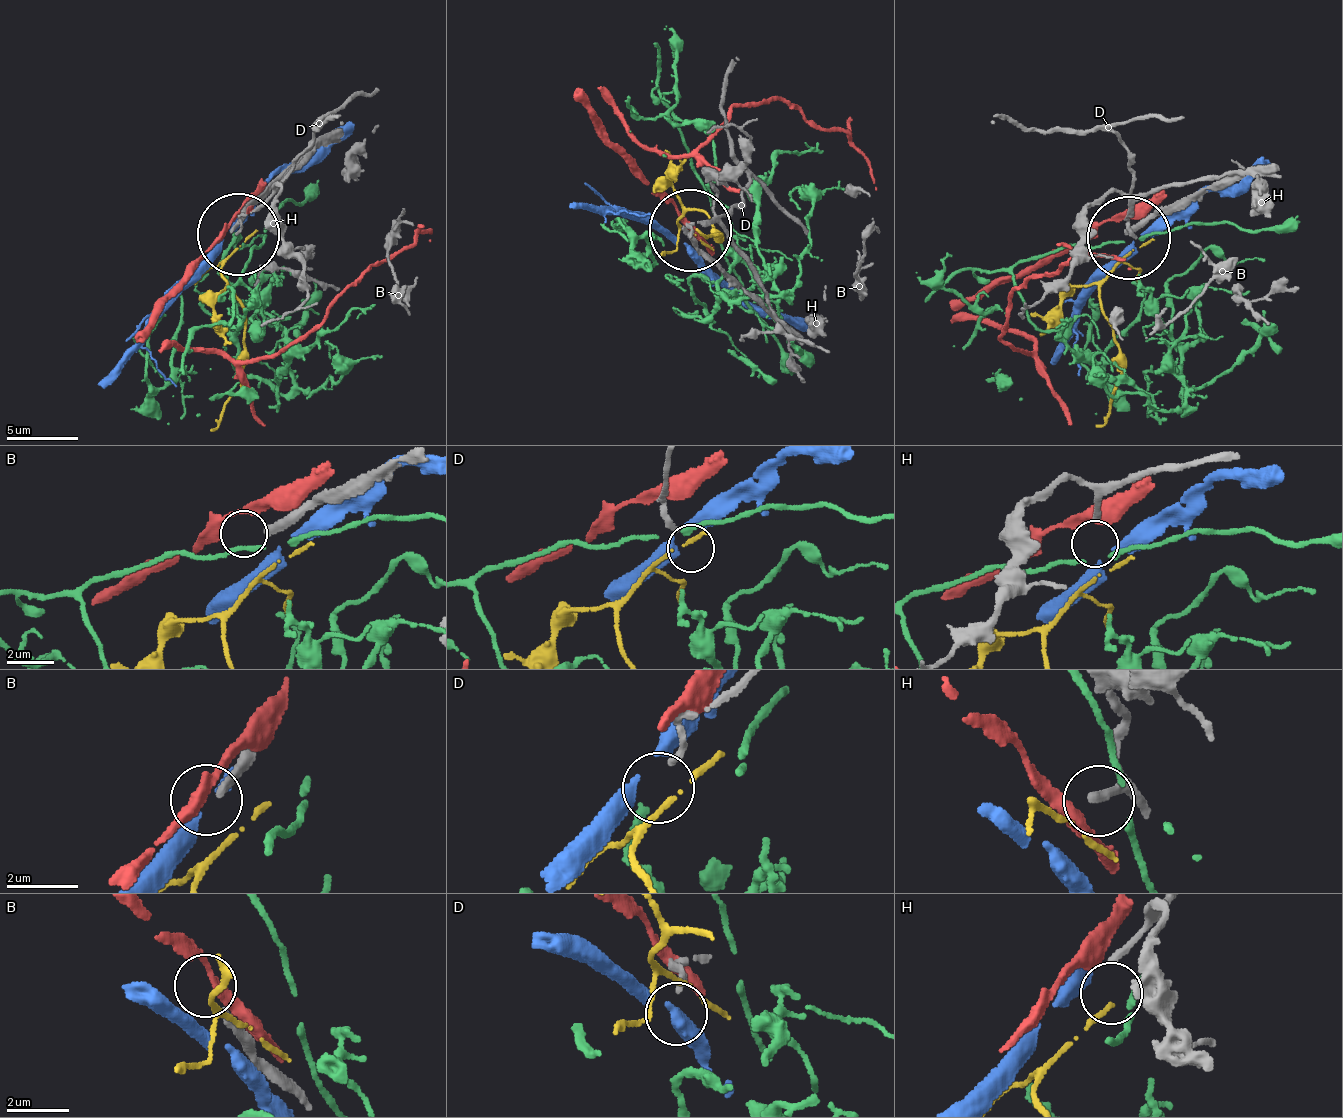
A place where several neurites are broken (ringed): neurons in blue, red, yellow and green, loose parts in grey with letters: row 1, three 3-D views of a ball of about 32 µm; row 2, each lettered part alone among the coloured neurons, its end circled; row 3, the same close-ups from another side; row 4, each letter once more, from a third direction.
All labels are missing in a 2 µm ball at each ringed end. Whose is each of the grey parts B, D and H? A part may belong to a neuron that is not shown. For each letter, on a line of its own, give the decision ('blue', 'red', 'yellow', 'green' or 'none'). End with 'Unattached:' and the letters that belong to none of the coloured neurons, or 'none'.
B: none
D: none
H: none
Unattached: B, D, H

